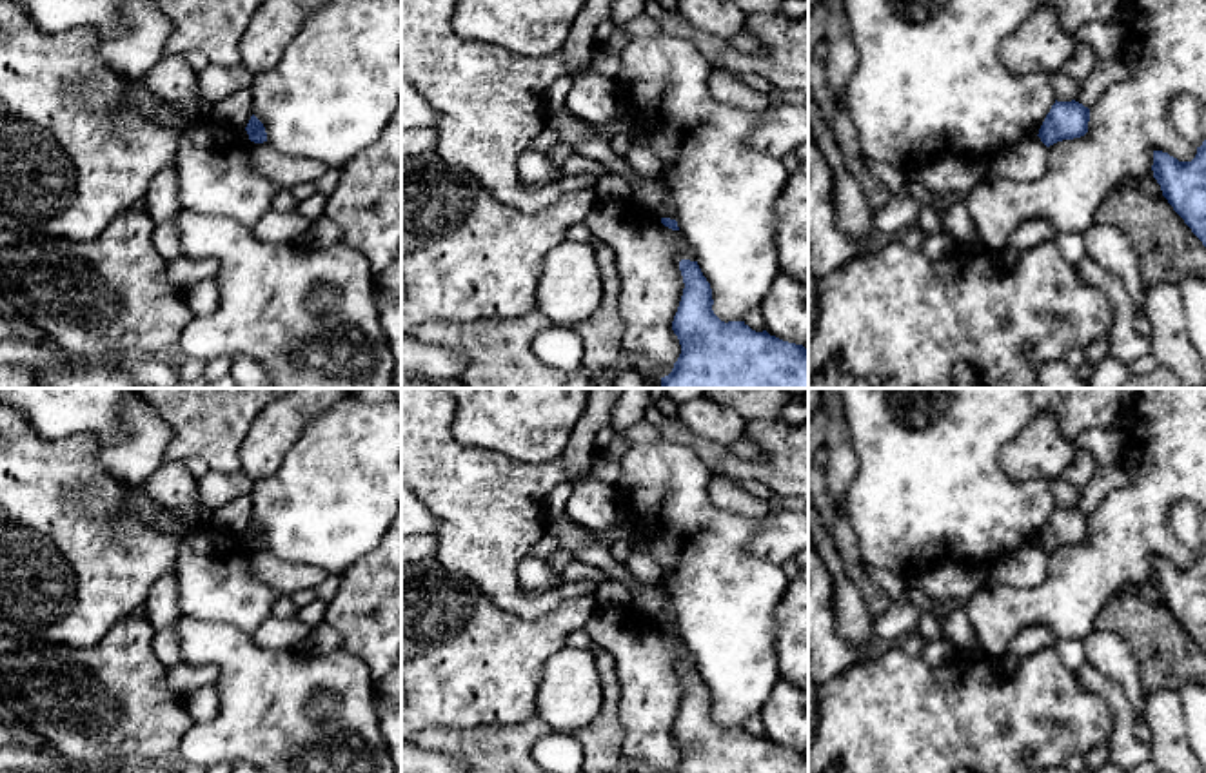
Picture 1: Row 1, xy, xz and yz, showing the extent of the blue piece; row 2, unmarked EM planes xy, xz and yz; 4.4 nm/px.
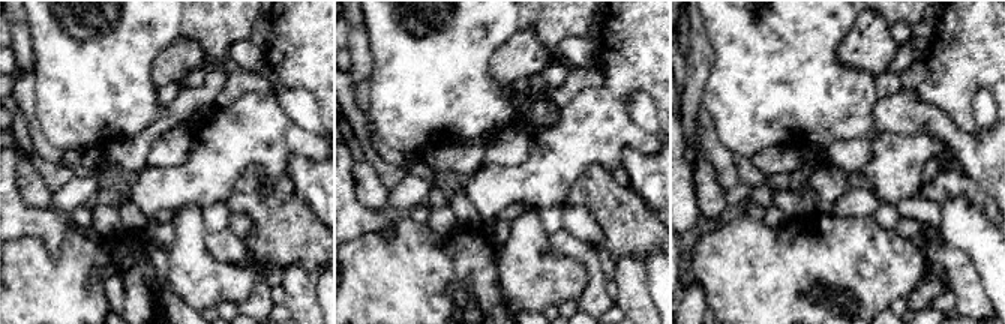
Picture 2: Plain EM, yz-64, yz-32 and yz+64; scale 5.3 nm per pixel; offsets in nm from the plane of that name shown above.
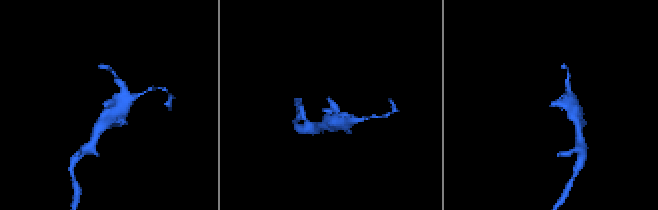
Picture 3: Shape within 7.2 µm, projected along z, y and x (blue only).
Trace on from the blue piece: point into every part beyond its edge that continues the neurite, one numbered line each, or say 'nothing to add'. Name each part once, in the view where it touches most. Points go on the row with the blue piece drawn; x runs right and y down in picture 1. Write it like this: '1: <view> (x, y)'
nothing to add

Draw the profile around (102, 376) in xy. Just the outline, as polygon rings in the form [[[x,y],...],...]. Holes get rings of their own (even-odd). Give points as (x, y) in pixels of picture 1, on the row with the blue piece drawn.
[[[111,363],[74,370],[33,368],[35,385],[44,388],[143,388],[125,370]]]

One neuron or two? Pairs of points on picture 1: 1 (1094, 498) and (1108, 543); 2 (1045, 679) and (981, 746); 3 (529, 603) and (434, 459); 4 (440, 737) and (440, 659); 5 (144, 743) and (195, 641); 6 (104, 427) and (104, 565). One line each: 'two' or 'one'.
1: two
2: one
3: one
4: two
5: two
6: two

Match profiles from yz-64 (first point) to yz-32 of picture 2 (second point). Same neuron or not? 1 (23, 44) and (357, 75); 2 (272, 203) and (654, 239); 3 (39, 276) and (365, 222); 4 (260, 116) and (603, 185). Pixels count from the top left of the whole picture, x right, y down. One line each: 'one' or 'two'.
1: one
2: one
3: two
4: two

